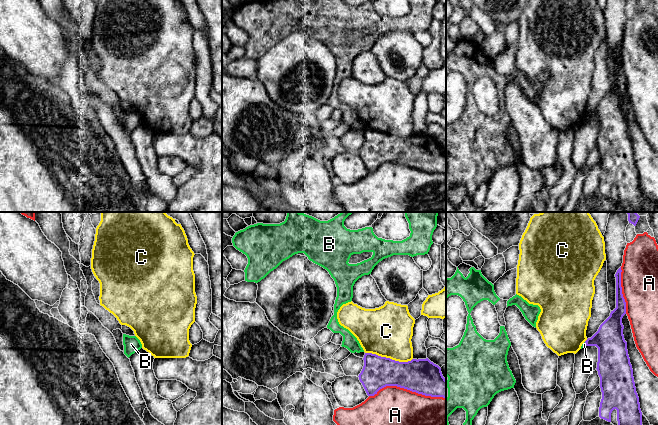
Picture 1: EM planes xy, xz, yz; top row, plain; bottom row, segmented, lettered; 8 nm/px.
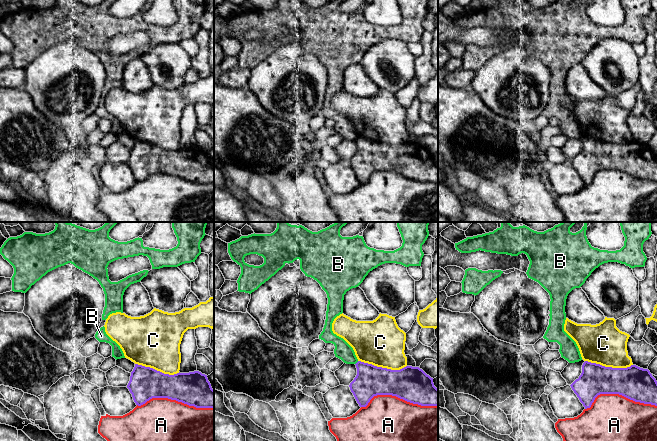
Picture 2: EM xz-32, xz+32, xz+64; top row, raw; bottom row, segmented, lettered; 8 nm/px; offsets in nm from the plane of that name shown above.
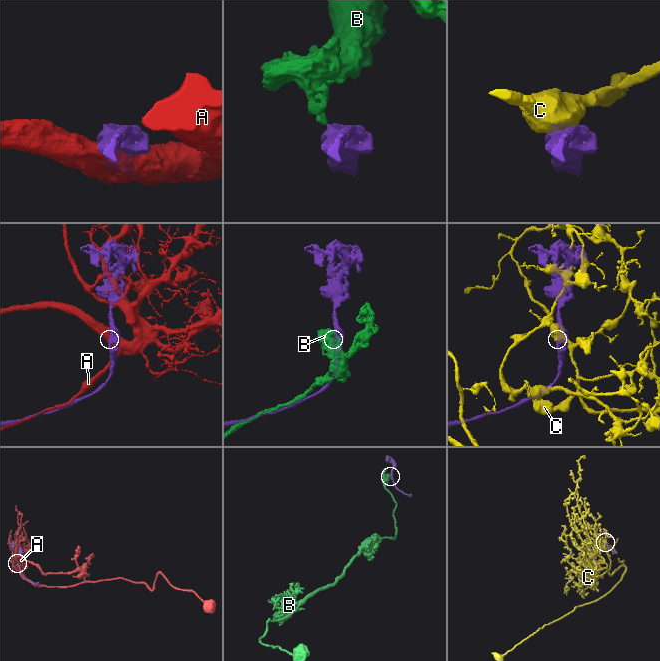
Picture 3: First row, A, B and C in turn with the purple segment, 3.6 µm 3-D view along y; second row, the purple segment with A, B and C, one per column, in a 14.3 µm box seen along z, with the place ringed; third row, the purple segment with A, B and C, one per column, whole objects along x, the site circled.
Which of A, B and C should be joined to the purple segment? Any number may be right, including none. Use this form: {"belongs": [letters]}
{"belongs": []}

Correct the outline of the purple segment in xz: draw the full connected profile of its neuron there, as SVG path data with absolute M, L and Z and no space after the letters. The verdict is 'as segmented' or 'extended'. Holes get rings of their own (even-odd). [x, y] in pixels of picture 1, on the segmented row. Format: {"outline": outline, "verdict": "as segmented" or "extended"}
{"outline": "M365 353L363 360L364 366L358 377L368 396L374 396L386 386L397 386L425 396L446 398L446 379L442 375L441 368L428 358L399 362Z", "verdict": "as segmented"}

